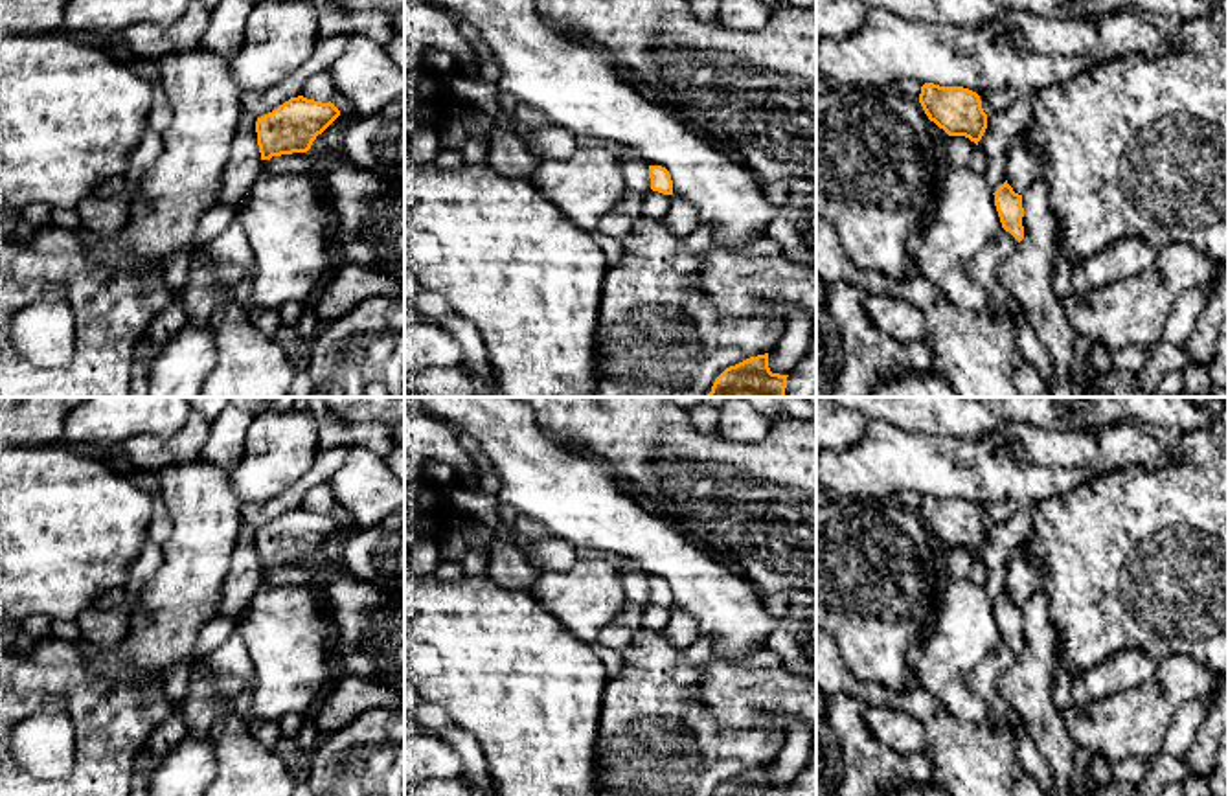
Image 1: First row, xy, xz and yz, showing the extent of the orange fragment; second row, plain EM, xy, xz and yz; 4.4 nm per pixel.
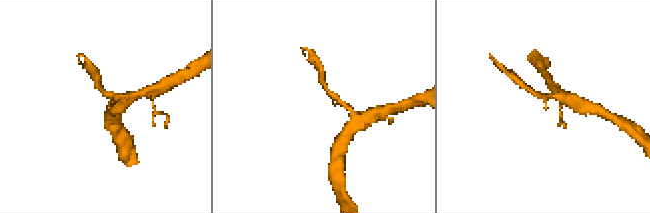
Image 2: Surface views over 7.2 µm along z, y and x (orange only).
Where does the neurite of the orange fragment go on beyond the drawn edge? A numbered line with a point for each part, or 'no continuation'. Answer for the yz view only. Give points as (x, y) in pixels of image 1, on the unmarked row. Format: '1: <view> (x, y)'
1: yz (982, 681)

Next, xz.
no continuation

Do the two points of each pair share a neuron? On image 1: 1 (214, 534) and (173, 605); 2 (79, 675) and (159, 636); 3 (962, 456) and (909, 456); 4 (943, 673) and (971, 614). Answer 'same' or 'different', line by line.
1: same
2: different
3: same
4: same

